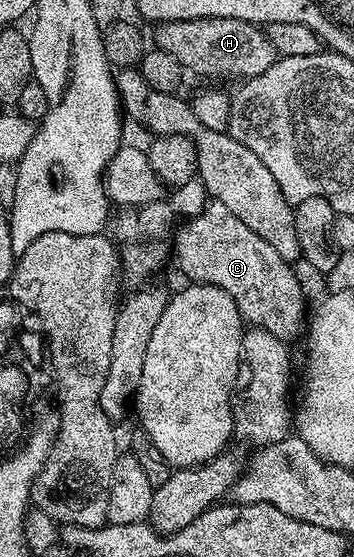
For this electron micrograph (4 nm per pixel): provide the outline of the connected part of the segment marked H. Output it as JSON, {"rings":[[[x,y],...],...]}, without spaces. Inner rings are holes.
{"rings":[[[200,17],[199,19],[181,19],[180,21],[168,21],[167,23],[159,22],[158,27],[154,31],[154,42],[152,39],[153,46],[166,53],[172,54],[176,57],[176,61],[180,63],[183,69],[187,72],[195,71],[198,75],[242,75],[243,80],[255,79],[260,73],[264,73],[264,69],[268,69],[274,64],[276,58],[276,52],[272,41],[268,41],[265,30],[257,23],[249,23],[248,21],[240,21],[239,19],[233,19],[232,17]]]}

